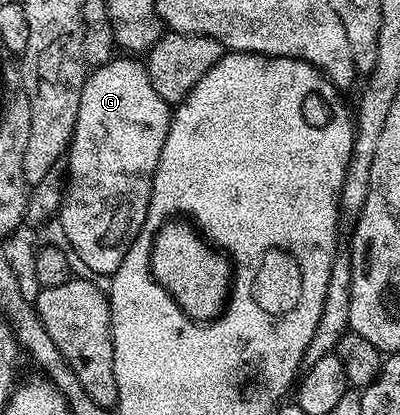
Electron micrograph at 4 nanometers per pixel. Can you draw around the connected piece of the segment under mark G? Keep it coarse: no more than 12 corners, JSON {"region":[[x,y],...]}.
{"region":[[143,63],[89,71],[58,221],[97,277],[148,217],[173,109]]}

